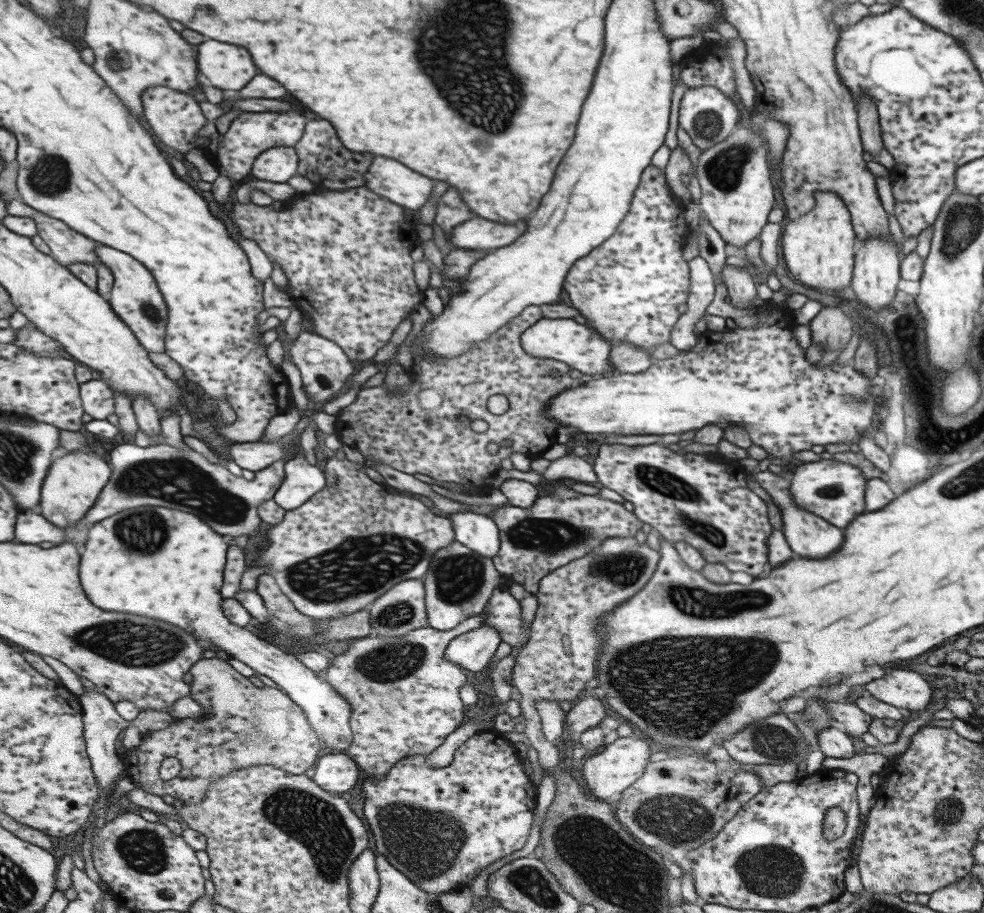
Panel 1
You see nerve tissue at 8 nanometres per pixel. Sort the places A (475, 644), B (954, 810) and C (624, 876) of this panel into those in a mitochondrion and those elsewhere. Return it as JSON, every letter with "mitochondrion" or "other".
{"A":"other","B":"mitochondrion","C":"mitochondrion"}

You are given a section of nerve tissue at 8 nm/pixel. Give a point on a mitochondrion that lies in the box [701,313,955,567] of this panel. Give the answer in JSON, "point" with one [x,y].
{"point":[856,401]}

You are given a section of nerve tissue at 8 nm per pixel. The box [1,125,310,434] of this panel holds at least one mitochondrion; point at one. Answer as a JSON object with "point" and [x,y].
{"point":[53,181]}

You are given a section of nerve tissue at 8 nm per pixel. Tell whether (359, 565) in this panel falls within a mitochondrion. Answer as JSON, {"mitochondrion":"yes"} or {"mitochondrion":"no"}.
{"mitochondrion":"yes"}

